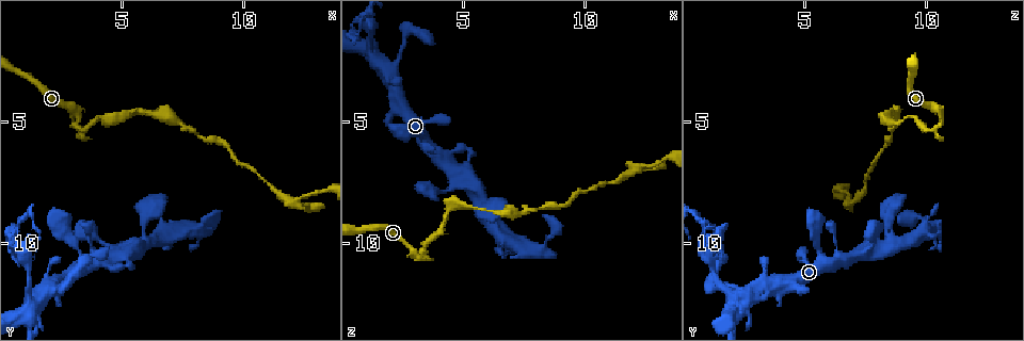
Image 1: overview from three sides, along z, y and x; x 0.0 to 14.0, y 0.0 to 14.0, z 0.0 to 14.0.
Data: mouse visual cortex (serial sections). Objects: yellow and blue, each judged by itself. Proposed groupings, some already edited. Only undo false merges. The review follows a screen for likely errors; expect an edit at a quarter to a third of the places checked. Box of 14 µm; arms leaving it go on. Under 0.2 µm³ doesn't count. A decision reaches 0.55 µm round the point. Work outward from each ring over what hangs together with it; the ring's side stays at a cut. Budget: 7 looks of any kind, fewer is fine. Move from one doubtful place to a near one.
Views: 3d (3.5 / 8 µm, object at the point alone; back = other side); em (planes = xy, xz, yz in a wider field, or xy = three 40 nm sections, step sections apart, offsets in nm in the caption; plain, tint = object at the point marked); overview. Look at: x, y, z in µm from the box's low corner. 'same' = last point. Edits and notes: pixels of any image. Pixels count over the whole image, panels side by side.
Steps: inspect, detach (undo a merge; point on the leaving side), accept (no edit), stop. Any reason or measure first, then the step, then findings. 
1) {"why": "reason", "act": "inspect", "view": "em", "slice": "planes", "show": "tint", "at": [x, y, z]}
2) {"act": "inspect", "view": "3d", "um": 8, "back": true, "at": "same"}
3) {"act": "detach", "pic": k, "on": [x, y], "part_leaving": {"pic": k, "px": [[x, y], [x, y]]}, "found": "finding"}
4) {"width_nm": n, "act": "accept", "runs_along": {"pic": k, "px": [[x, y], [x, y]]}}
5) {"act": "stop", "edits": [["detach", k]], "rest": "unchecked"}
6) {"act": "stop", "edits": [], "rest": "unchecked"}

{"why": "sharp bend", "act": "inspect", "view": "3d", "um": 3.5, "at": [3.0, 5.0, 10.6]}

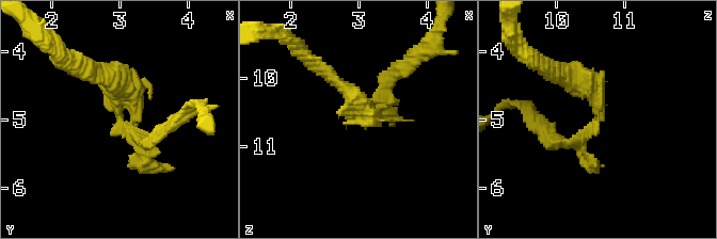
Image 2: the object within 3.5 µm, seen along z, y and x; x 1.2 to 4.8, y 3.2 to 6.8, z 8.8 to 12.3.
{"act": "inspect", "view": "em", "slice": "xy", "step": 3, "show": "tint", "at": [3.05, 5.10, 10.55]}

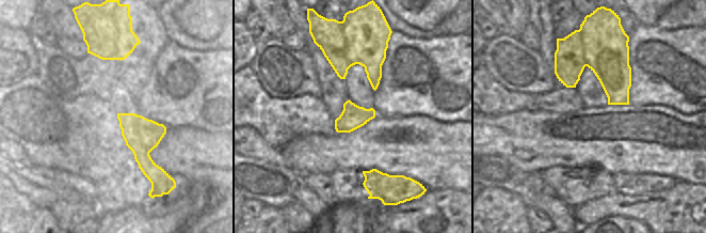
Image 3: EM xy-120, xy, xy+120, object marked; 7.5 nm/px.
{"act": "detach", "pic": 2, "on": [152, 149], "part_leaving": {"pic": 2, "px": [[129, 124], [145, 143], [181, 116]]}, "found": "two cells meet here"}

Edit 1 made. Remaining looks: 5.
{"why": "see it whole again", "act": "inspect", "view": "overview"}

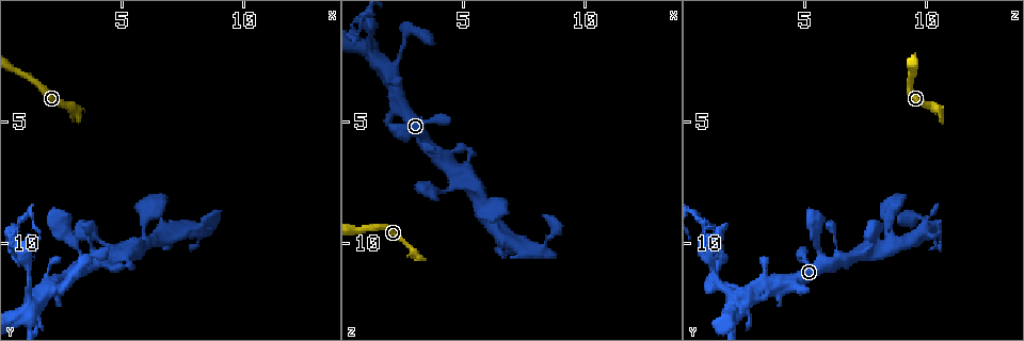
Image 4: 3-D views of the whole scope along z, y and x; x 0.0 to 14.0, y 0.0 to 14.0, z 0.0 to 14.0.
{"why": "sudden change in width", "act": "inspect", "view": "3d", "um": 3.5, "at": [6.0, 8.9, 8.4]}

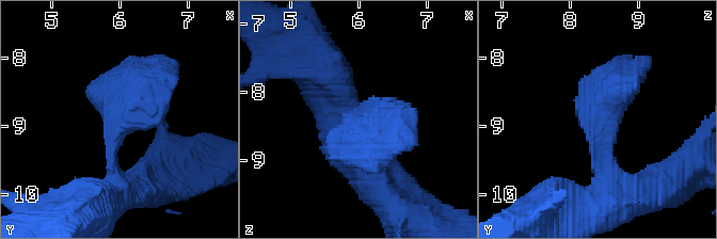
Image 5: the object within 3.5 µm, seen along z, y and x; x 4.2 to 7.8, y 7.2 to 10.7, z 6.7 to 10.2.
{"why": "need the tissue", "act": "inspect", "view": "em", "slice": "xy", "step": 5, "show": "tint", "at": [5.95, 8.90, 8.45]}

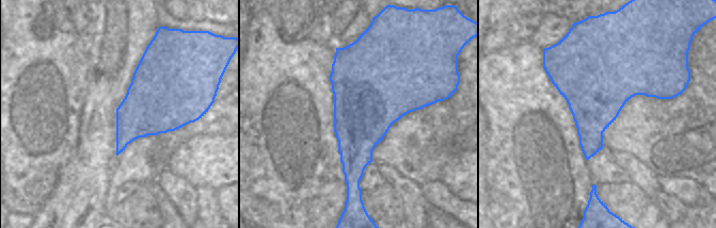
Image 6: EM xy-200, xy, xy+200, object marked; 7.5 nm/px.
{"act": "accept", "runs_along": {"pic": 5, "px": [[111, 197], [117, 106], [160, 67]]}, "found": "one cell here"}

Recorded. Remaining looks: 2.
{"why": "sudden change in width", "act": "inspect", "view": "3d", "um": 3.5, "at": [2.7, 11.7, 1.5]}

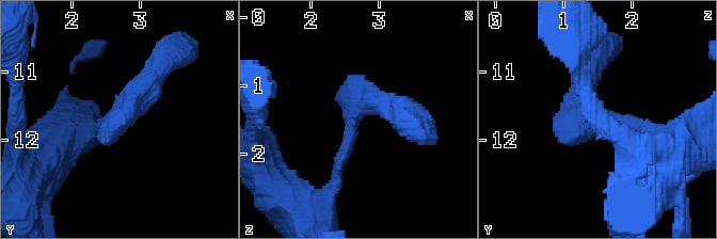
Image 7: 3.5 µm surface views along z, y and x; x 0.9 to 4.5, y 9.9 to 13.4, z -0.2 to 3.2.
{"act": "inspect", "view": "em", "slice": "xy", "step": 5, "show": "tint", "at": "same"}

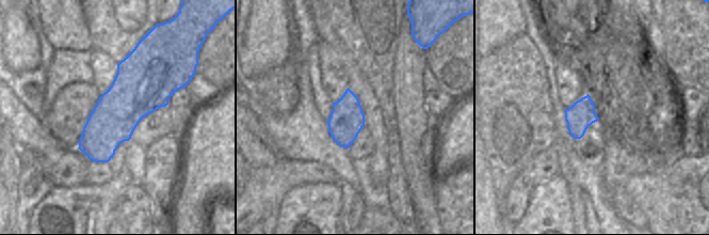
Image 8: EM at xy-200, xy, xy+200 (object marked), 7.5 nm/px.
{"act": "accept", "runs_along": {"pic": 7, "px": [[330, 188], [352, 111], [392, 108]]}, "found": "continuous, no second cell"}

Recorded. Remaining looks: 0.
{"act": "stop", "edits": [["detach", 2]], "rest": "unchecked"}

